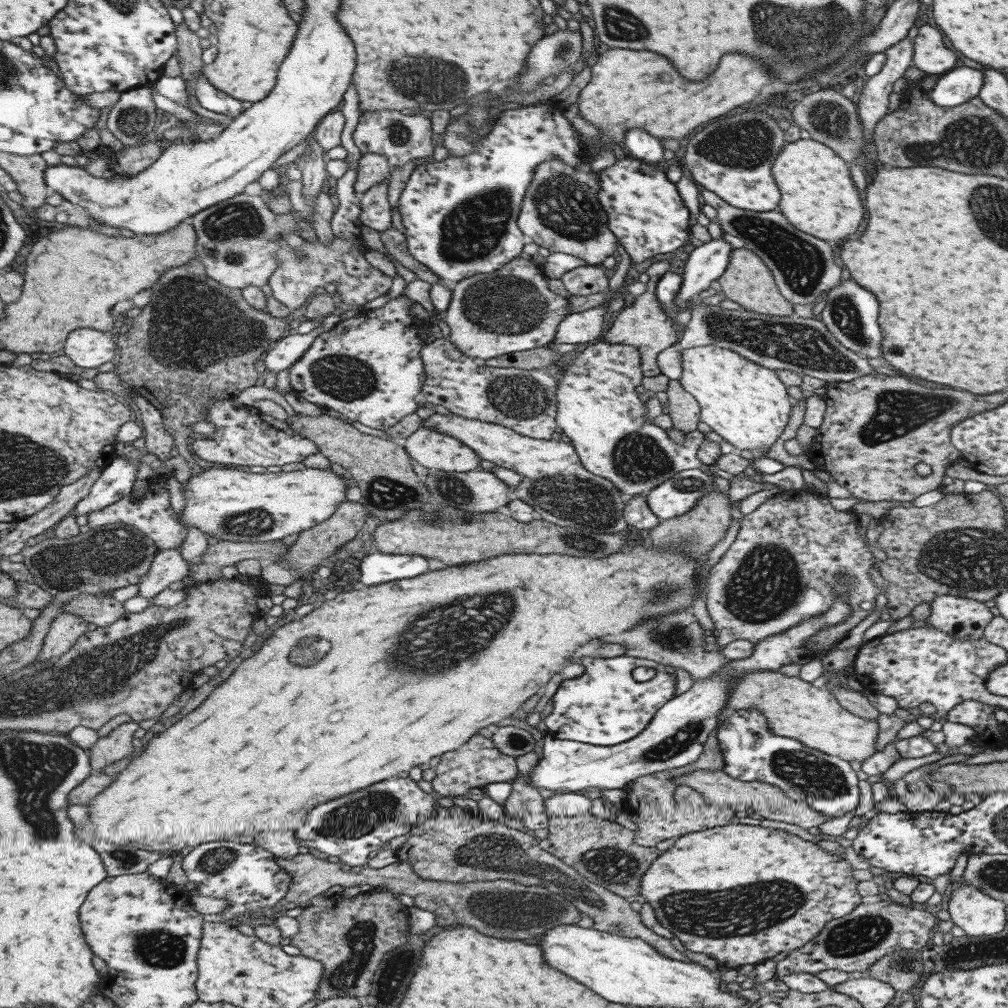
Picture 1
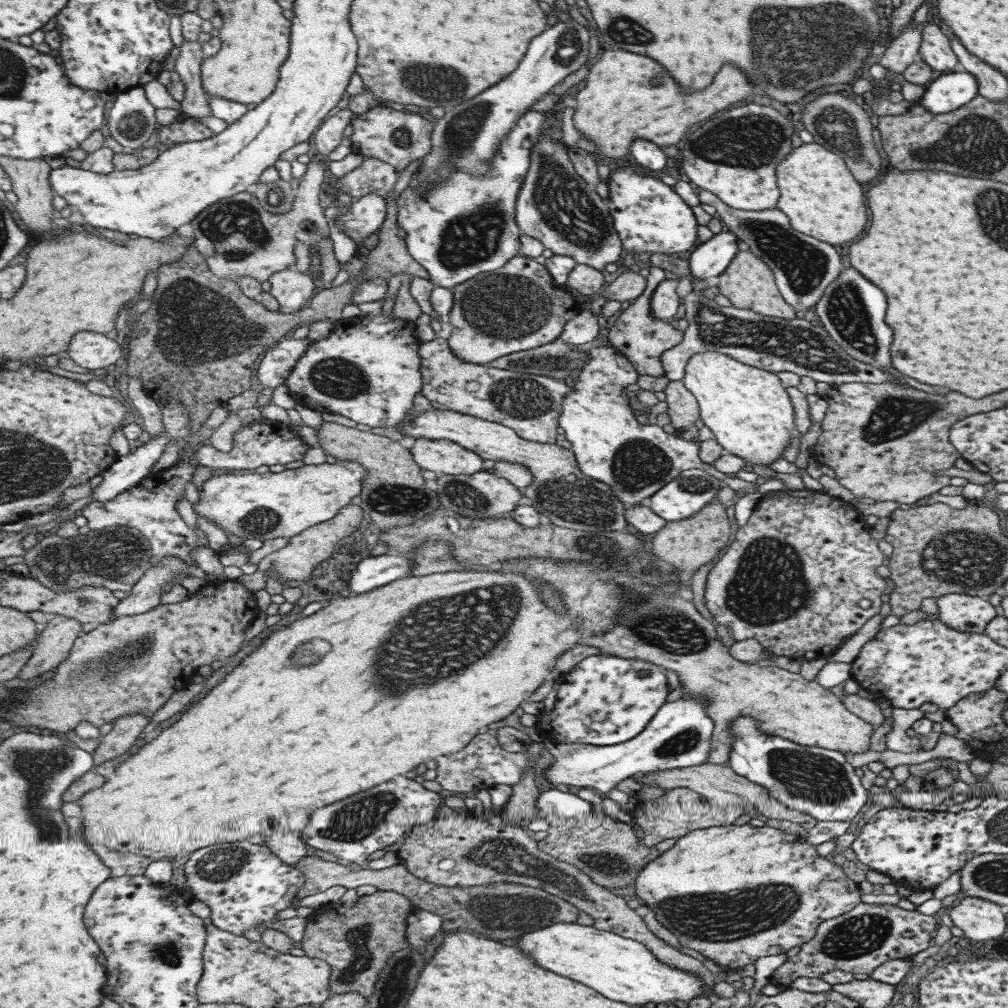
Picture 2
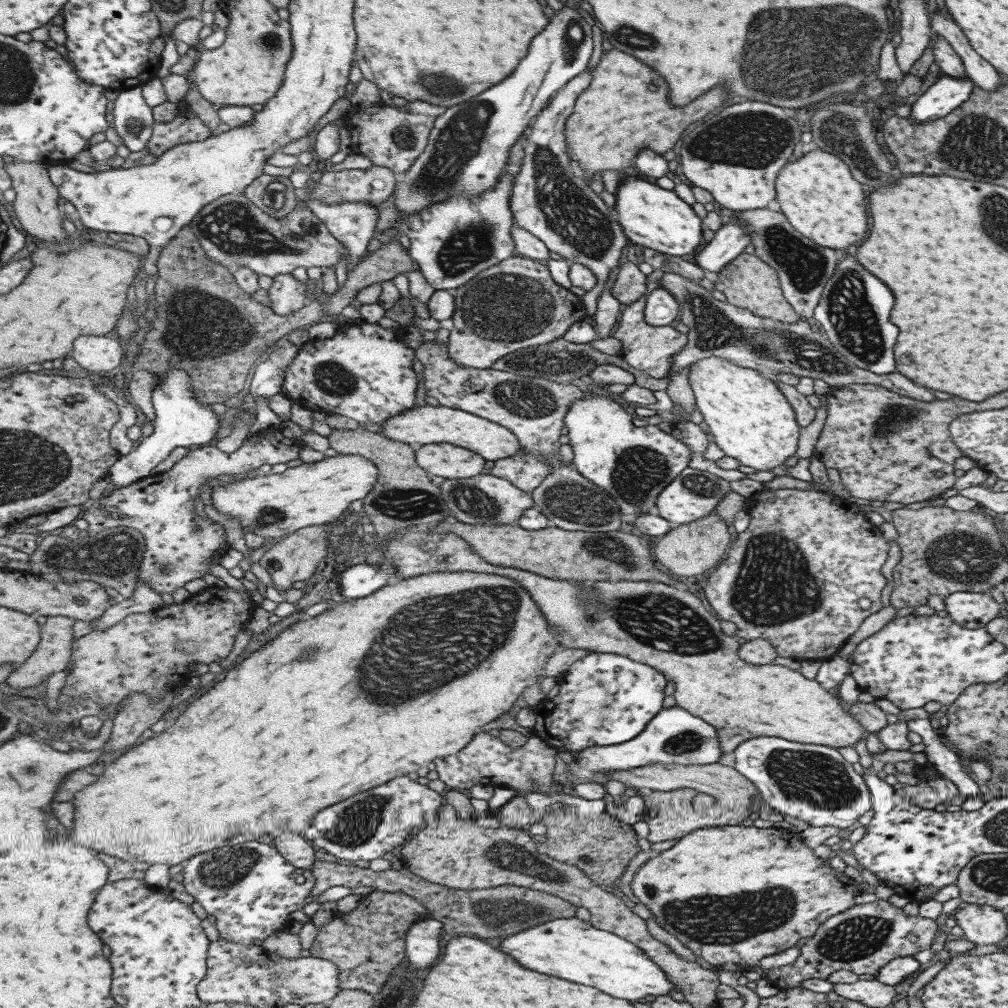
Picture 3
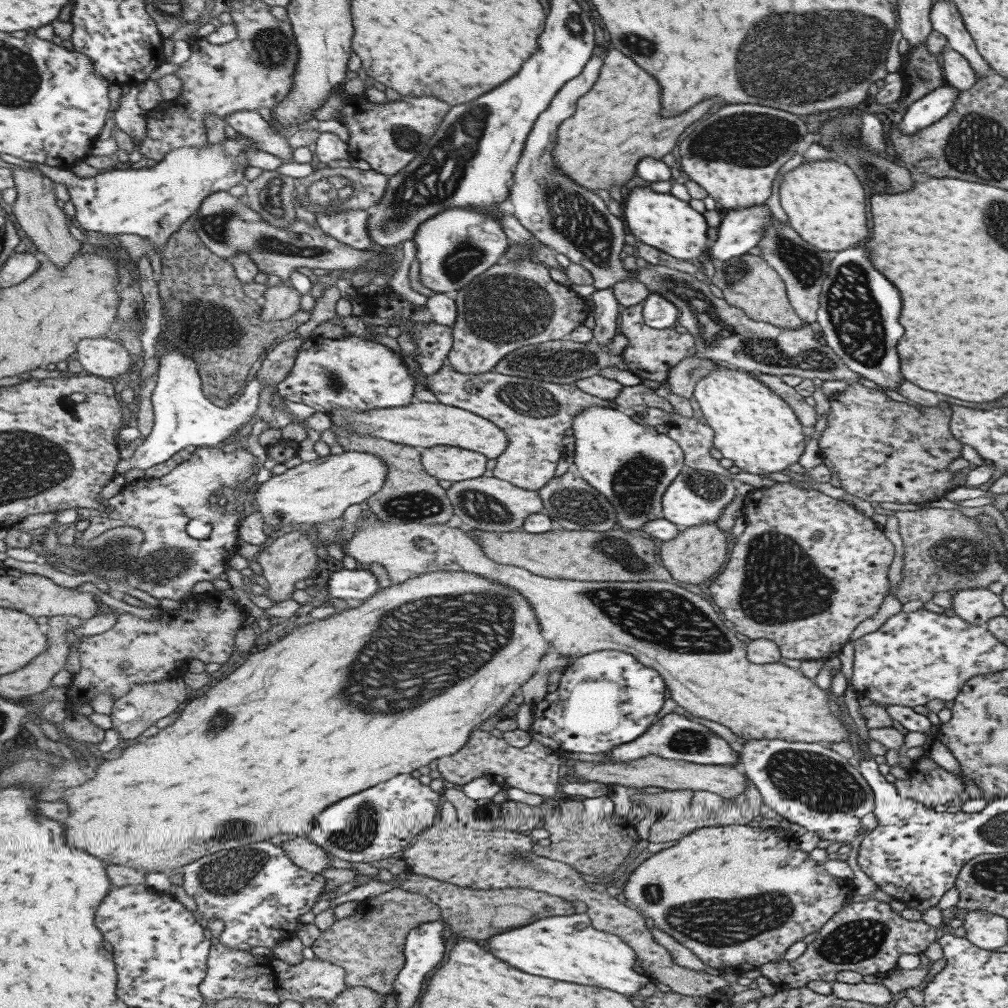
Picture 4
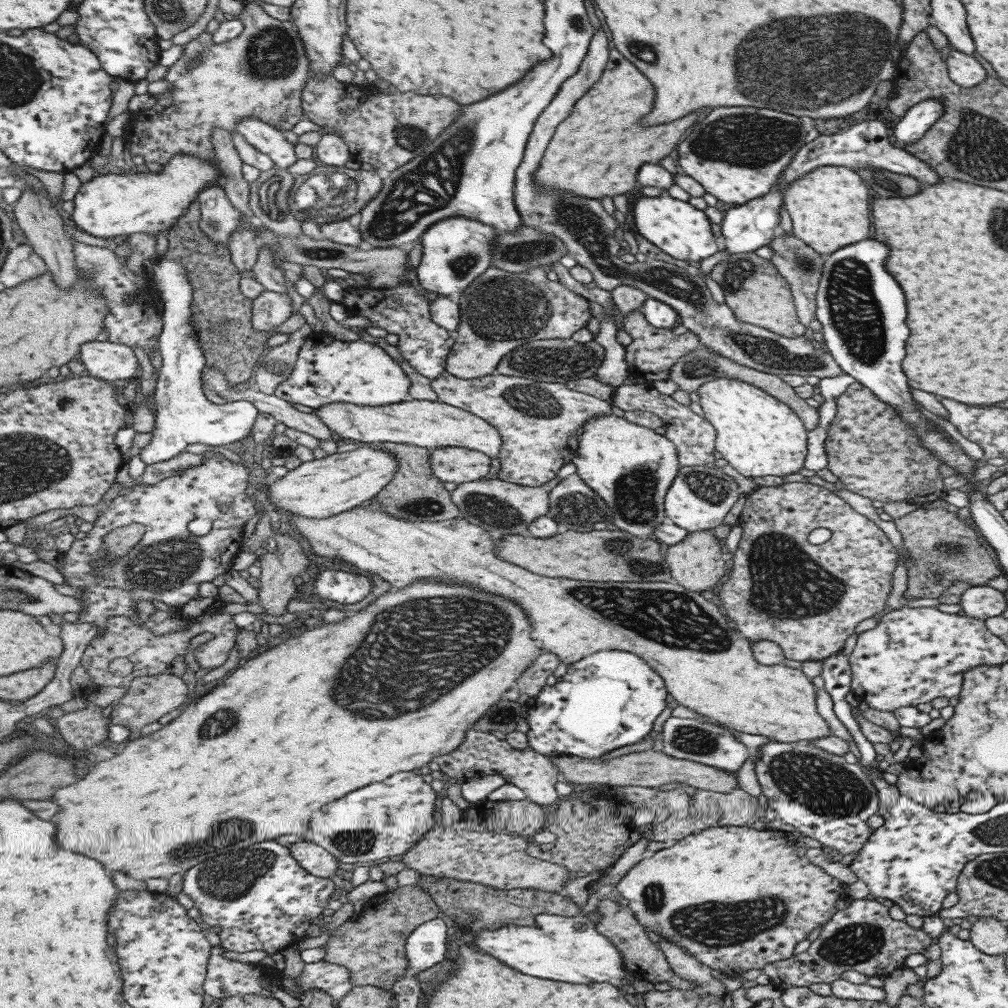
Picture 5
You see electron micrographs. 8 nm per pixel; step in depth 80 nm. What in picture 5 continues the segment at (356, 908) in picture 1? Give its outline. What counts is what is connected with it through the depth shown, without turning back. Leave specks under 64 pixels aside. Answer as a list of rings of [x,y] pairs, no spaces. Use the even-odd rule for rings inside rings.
[[[415,884],[396,887],[384,894],[368,898],[357,914],[330,934],[325,944],[324,959],[349,969],[350,980],[354,985],[371,985],[390,990],[407,966],[404,953],[407,935],[416,926],[437,917],[438,914],[439,909],[434,900]]]

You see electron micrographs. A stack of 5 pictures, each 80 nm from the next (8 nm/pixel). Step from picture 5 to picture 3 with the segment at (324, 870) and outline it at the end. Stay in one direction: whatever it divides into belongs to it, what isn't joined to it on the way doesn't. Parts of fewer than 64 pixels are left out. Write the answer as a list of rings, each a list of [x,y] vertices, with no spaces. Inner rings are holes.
[[[291,834],[277,838],[275,846],[279,848],[279,852],[283,852],[283,857],[287,858],[290,864],[297,868],[313,870],[317,858],[315,858],[315,845],[310,840]]]

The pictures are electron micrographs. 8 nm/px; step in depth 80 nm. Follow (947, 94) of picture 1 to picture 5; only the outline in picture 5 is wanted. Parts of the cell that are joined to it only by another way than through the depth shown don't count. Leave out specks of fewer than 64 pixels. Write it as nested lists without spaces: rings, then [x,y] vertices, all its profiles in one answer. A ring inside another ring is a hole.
[[[934,98],[922,100],[908,108],[893,128],[895,145],[905,148],[914,143],[942,115],[943,109],[944,104]]]

